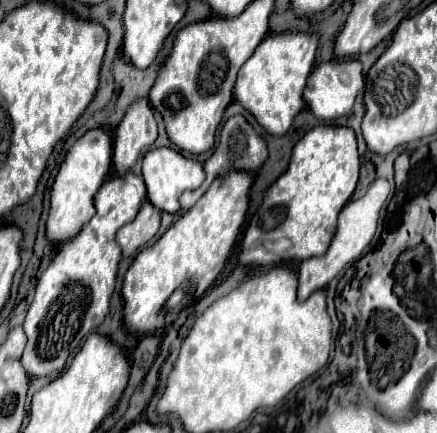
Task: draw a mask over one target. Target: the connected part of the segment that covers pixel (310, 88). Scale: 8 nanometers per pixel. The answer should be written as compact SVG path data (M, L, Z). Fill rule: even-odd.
M358 59L326 61L316 65L314 71L310 73L304 89L304 101L318 119L336 119L352 113L354 99L362 87L364 87L364 75L362 75L362 63Z

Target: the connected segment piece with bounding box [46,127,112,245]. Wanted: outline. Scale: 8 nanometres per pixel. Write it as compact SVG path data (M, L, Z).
M106 127L90 129L70 147L70 155L66 153L66 159L52 185L52 201L50 201L46 233L54 245L62 245L62 241L76 235L82 229L84 221L88 217L92 217L94 195L98 193L100 185L104 183L104 179L110 171L110 165L112 165L112 135L110 135L110 129L106 129Z

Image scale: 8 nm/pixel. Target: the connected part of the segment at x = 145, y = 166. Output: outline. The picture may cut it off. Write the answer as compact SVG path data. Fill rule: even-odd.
M160 147L160 149L150 149L148 153L144 153L142 159L142 177L146 181L146 189L148 189L148 201L166 213L176 215L180 211L180 195L184 191L192 191L198 189L204 181L204 169L200 163L194 163L190 159L186 159L184 155L180 155L174 149L168 147Z

